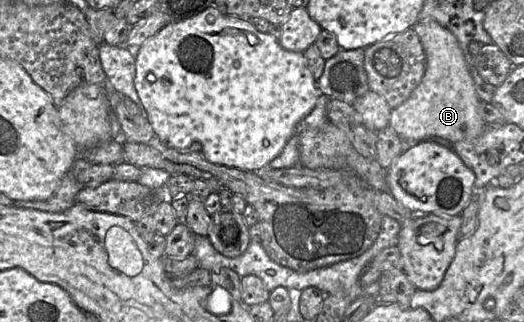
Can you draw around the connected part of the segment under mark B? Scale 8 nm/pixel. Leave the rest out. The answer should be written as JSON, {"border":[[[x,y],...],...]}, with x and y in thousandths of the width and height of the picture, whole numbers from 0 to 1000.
{"border":[[[832,65],[796,68],[788,84],[813,171],[813,220],[803,258],[765,326],[748,339],[740,391],[775,441],[840,425],[859,441],[914,422],[927,385],[914,354],[914,307],[870,115]]]}

